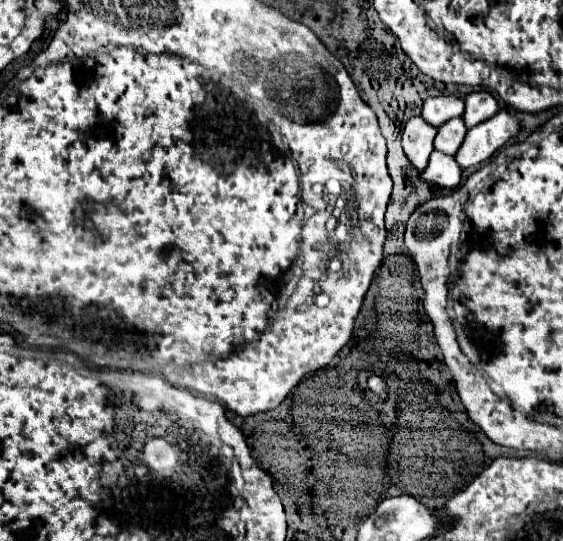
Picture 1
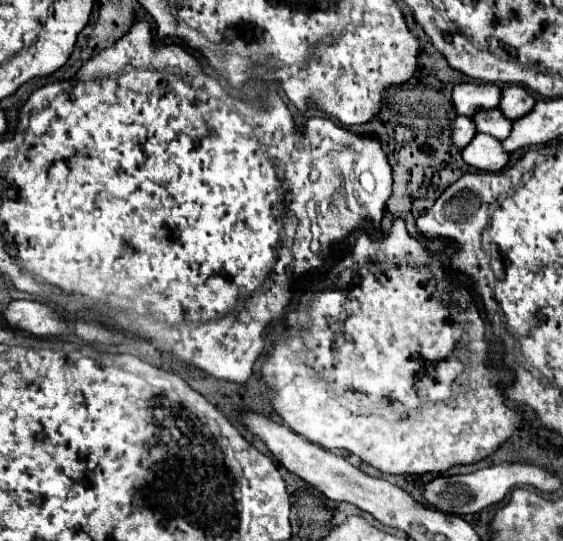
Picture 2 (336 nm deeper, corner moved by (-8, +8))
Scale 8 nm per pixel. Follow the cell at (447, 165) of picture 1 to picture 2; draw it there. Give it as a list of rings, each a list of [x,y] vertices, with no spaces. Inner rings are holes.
[[[477,133],[477,137],[473,137],[461,155],[467,165],[479,171],[501,171],[509,161],[509,155],[503,153],[501,141],[495,141],[495,137],[485,133]]]

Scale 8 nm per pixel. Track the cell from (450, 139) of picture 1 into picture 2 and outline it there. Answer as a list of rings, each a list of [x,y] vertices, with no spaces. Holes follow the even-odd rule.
[[[499,109],[475,113],[473,123],[475,123],[477,133],[487,133],[487,135],[499,139],[499,141],[507,139],[509,133],[511,133],[511,121],[507,121]]]

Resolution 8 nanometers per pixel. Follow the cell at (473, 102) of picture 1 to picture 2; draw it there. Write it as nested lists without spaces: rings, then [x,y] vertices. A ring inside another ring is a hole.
[[[509,85],[501,89],[501,101],[499,101],[499,109],[507,119],[517,119],[523,117],[525,113],[529,113],[535,105],[535,97],[519,87],[519,85]]]

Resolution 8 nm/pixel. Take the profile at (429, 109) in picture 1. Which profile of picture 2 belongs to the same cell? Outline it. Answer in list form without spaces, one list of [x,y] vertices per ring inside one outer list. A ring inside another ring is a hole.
[[[461,83],[453,89],[453,105],[459,115],[473,117],[481,109],[495,109],[501,87],[493,83]]]

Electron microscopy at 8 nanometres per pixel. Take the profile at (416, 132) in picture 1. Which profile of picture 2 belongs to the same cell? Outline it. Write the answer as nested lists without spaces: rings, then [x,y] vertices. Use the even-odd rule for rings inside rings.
[[[455,117],[453,127],[451,127],[451,143],[457,149],[463,149],[471,139],[475,137],[475,125],[471,121],[471,117]]]

